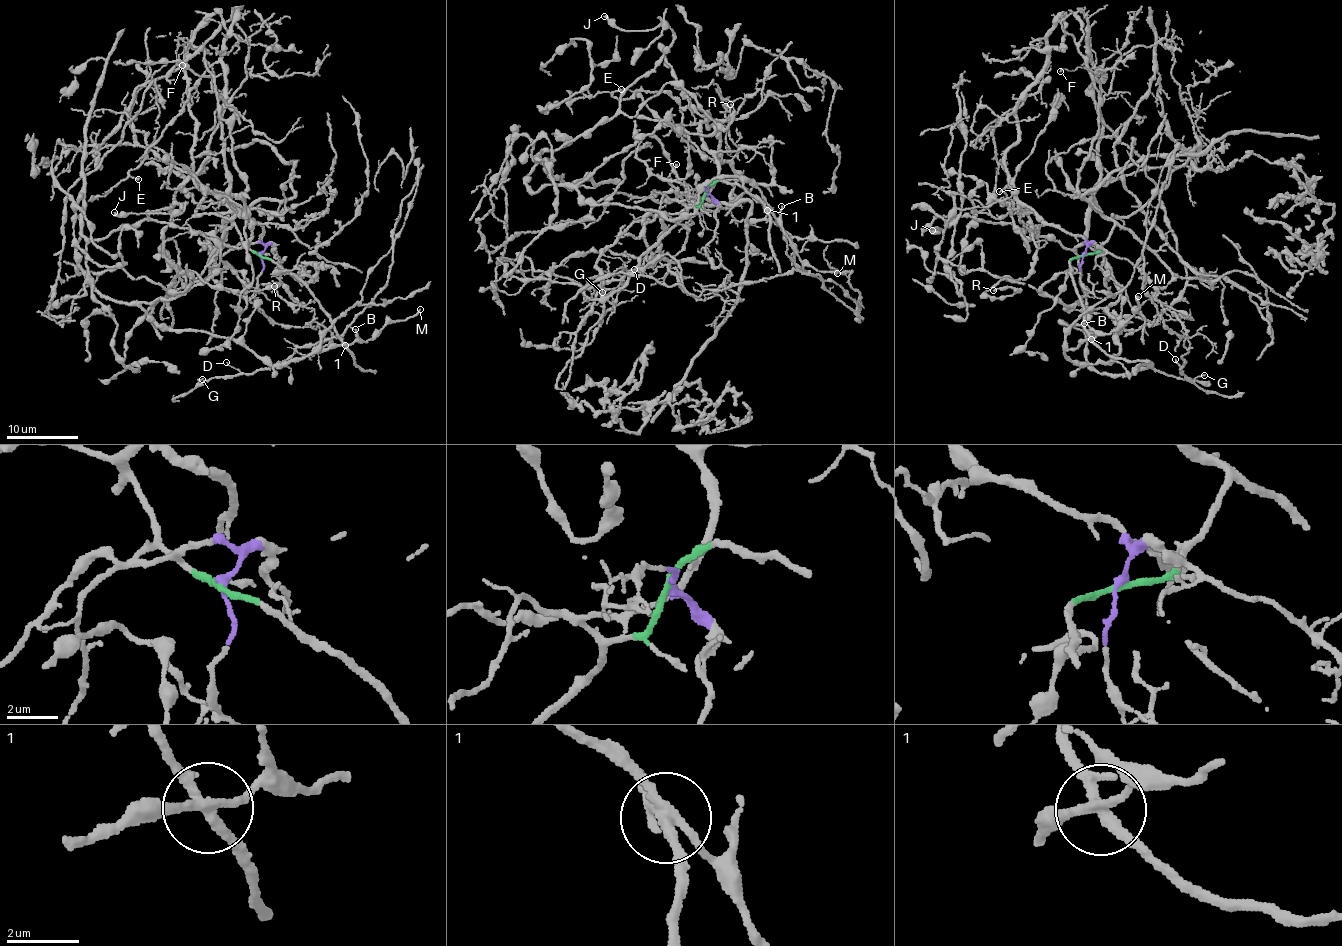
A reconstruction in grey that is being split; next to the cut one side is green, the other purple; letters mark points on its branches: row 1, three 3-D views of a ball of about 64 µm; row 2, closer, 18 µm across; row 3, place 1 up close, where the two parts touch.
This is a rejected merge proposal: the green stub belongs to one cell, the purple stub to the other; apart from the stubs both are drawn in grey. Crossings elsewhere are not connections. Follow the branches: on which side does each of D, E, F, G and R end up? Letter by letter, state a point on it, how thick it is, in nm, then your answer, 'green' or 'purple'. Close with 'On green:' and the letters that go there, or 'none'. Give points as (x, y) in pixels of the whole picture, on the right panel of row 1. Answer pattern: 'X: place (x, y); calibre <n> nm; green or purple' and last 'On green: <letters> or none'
D: place (1175, 359); calibre 90 nm; purple
E: place (999, 191); calibre 150 nm; purple
F: place (1060, 71); calibre 120 nm; purple
G: place (1204, 375); calibre 120 nm; purple
R: place (993, 290); calibre 130 nm; purple
On green: none

